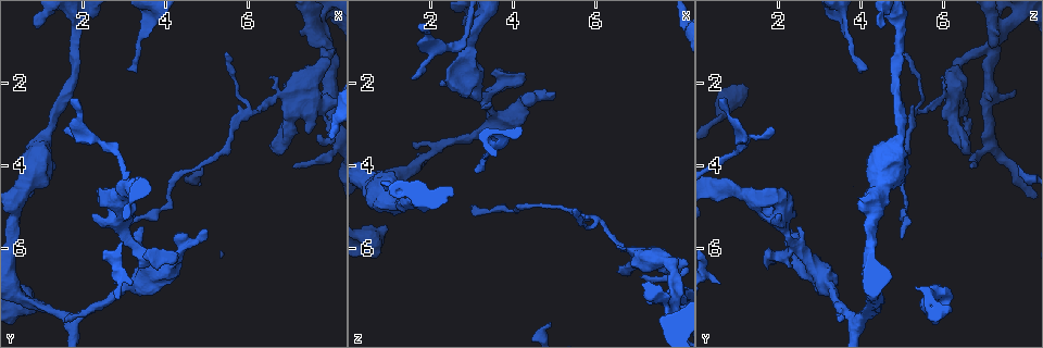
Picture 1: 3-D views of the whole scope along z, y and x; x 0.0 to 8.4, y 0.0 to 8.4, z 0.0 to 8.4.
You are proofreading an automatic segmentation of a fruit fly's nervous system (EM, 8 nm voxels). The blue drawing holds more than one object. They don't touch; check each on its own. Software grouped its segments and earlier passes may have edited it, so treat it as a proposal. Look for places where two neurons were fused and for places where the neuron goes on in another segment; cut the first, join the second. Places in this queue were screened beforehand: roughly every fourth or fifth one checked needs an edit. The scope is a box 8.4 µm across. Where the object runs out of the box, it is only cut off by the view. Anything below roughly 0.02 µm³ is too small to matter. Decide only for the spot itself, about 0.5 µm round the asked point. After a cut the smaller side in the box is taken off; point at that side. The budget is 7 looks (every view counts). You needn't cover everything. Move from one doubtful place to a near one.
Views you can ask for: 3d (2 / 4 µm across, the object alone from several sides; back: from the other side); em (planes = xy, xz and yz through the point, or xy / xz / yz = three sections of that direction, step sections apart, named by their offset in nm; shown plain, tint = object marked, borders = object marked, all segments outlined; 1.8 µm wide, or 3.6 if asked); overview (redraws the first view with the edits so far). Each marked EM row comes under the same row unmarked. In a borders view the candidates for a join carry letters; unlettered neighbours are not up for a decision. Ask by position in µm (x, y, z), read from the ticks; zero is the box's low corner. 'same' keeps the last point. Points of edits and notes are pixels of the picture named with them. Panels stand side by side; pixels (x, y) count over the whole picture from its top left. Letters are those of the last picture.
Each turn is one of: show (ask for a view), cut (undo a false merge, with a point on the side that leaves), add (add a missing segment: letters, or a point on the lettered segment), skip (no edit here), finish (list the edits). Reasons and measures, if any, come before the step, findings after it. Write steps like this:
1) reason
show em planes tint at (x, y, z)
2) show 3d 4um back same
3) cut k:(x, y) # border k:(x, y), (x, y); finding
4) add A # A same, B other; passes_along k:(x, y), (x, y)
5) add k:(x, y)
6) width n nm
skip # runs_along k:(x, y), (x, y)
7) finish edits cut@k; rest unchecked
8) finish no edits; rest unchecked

arms part here
show em planes borders at (2.85, 5.20, 2.05)

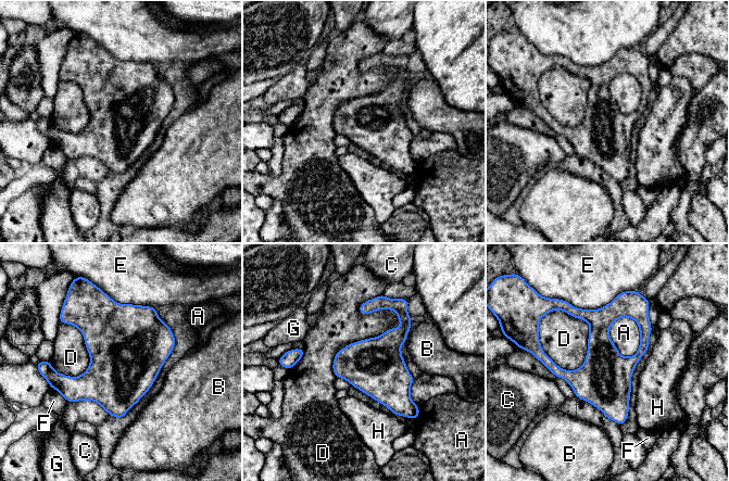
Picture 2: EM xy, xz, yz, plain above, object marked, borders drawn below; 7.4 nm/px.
width 400 nm
skip # A other, B other, C other, D other, E other, F other, G other, H other; one neuron here

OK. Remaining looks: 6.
an open end
show em planes tint at (6.60, 3.60, 6.60)

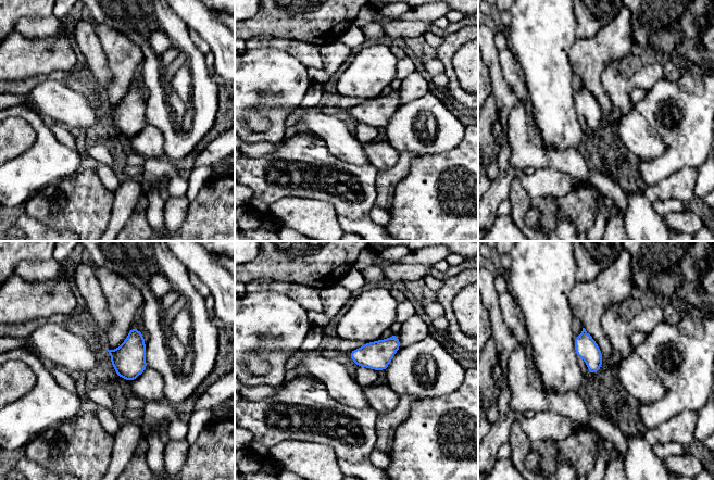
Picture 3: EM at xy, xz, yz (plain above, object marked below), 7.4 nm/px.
what lies round it
show em planes borders same

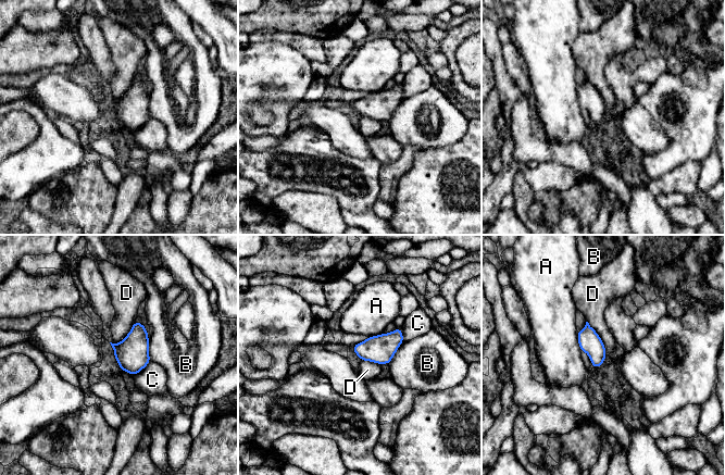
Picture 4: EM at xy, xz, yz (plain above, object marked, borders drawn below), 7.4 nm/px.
width 170 nm
skip # A other, B other, C other, D other; border 4:(586, 321), (601, 339), (607, 354); none of them fits

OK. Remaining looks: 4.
abrupt turn
show em planes borders at (7.75, 0.60, 7.55)

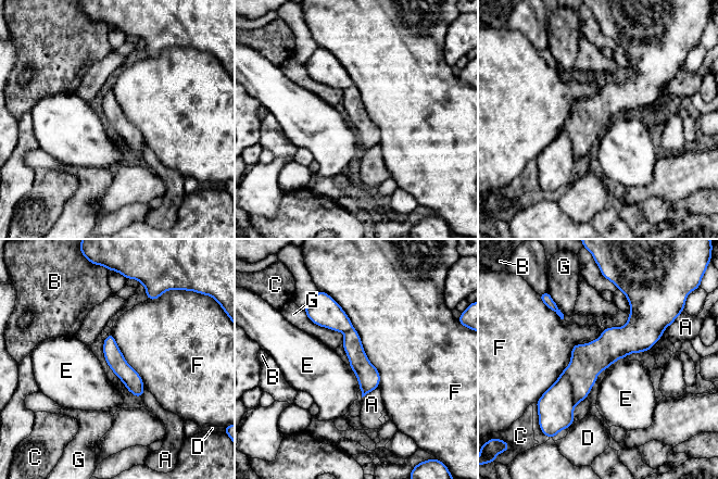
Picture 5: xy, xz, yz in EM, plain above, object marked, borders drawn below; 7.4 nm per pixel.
cut 5:(555, 407) # A other, B other, C other, D other, E other, F other, G other; border 5:(566, 368), (576, 404); a second neuron is stuck on

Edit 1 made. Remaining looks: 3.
finish edits cut@5; rest unchecked

